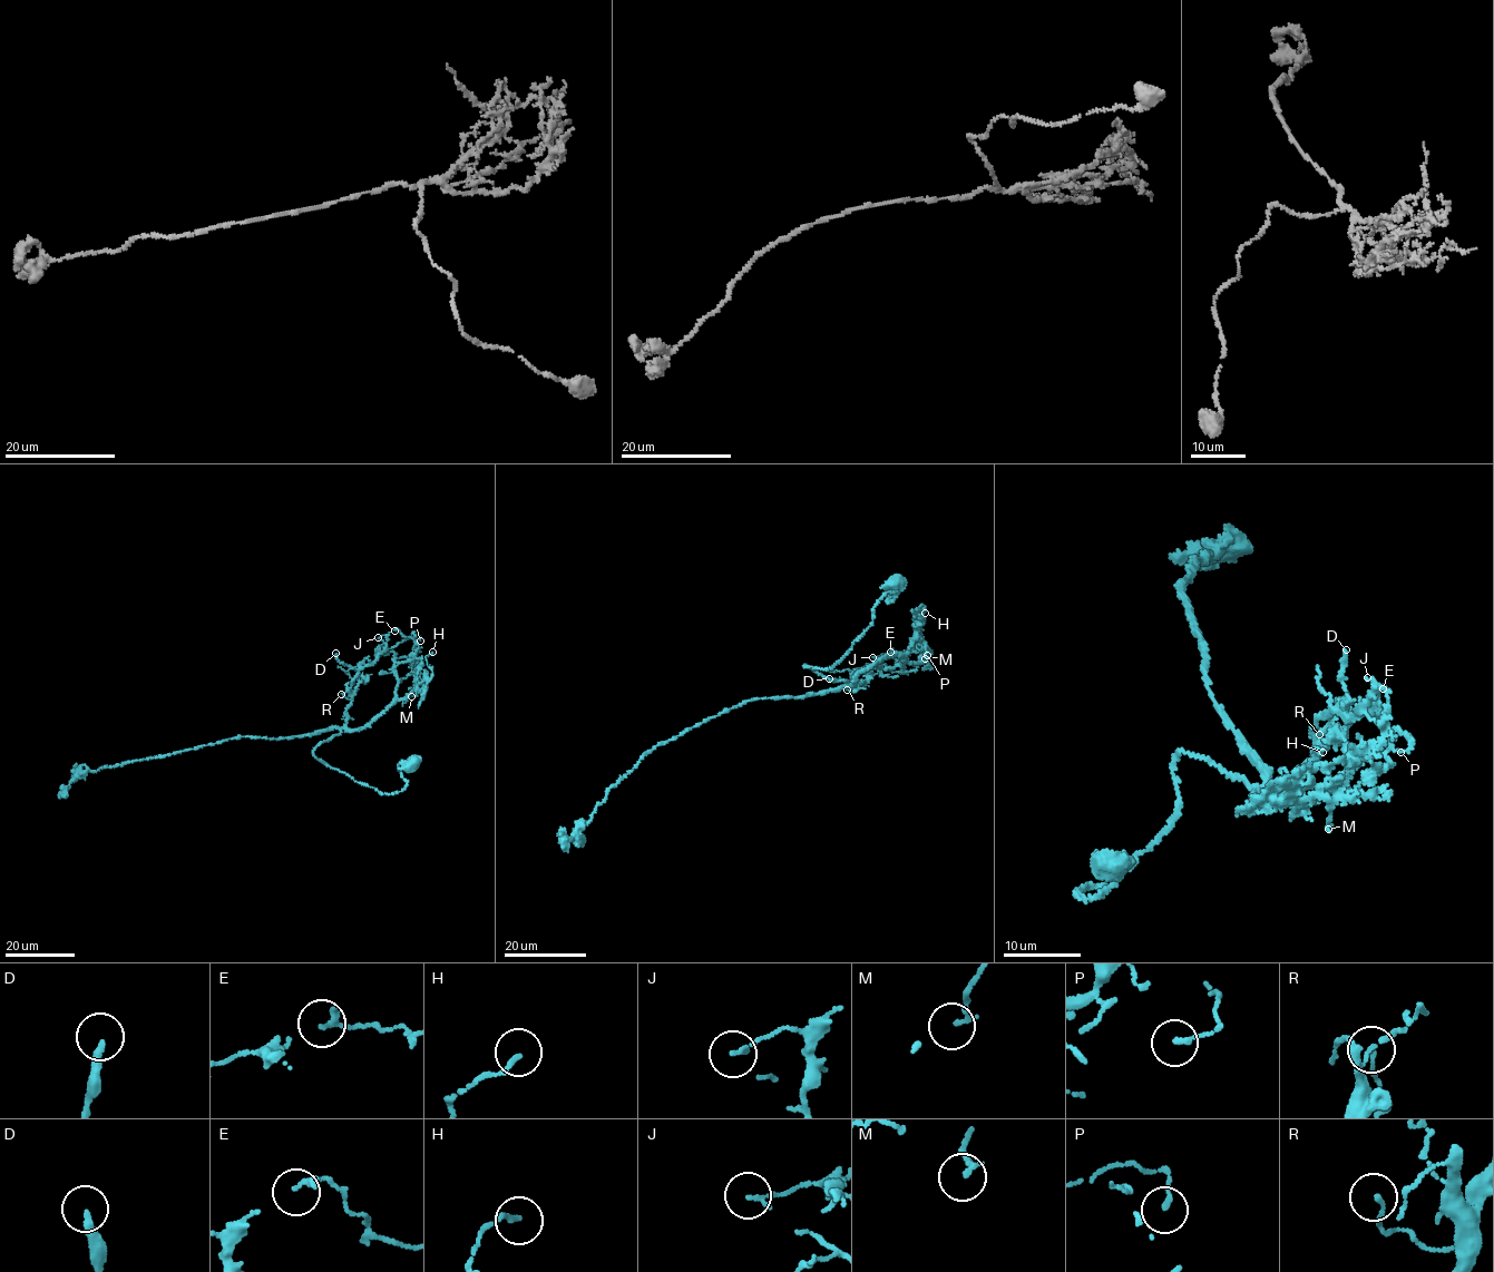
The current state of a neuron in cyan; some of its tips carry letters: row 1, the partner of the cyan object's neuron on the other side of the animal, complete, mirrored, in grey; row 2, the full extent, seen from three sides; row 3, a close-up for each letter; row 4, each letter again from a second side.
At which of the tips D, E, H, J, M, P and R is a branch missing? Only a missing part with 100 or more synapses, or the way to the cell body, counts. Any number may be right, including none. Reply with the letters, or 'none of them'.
none of them

